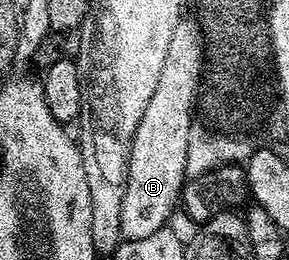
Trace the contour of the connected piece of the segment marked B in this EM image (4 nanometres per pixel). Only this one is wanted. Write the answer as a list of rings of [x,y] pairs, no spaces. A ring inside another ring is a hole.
[[[192,19],[180,20],[174,27],[174,35],[170,35],[170,48],[158,74],[158,87],[154,87],[154,95],[146,103],[146,112],[132,140],[126,195],[122,195],[122,235],[126,241],[146,239],[146,235],[165,228],[171,222],[168,220],[172,212],[181,204],[181,190],[186,182],[187,139],[194,129],[192,113],[194,117],[205,63],[199,24]]]

